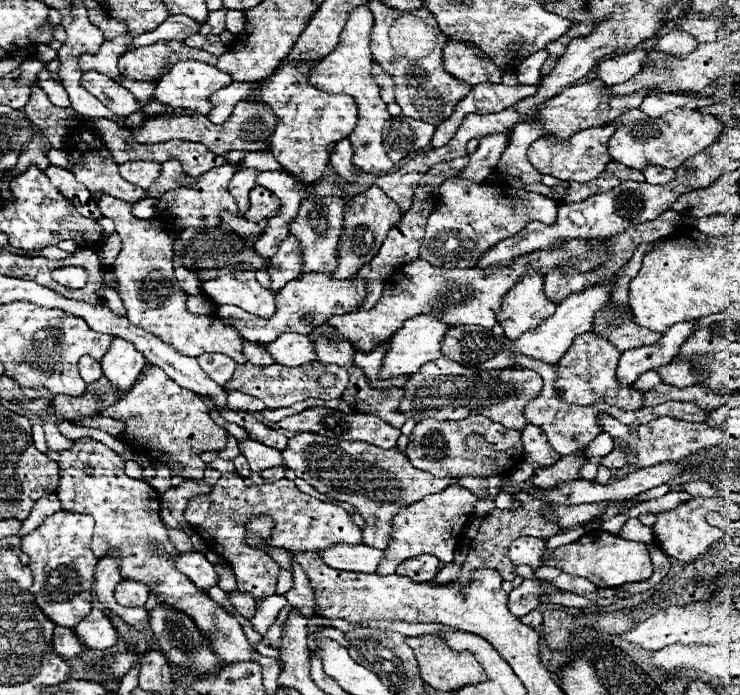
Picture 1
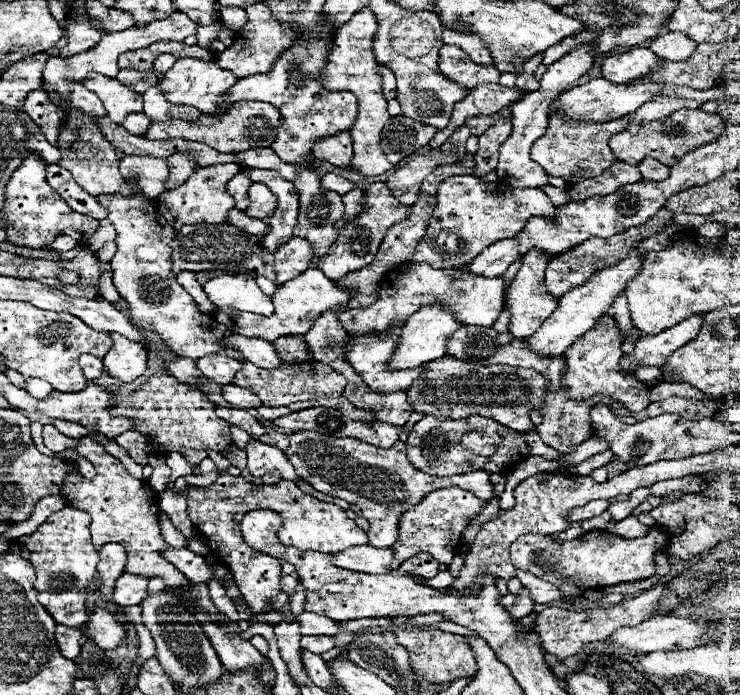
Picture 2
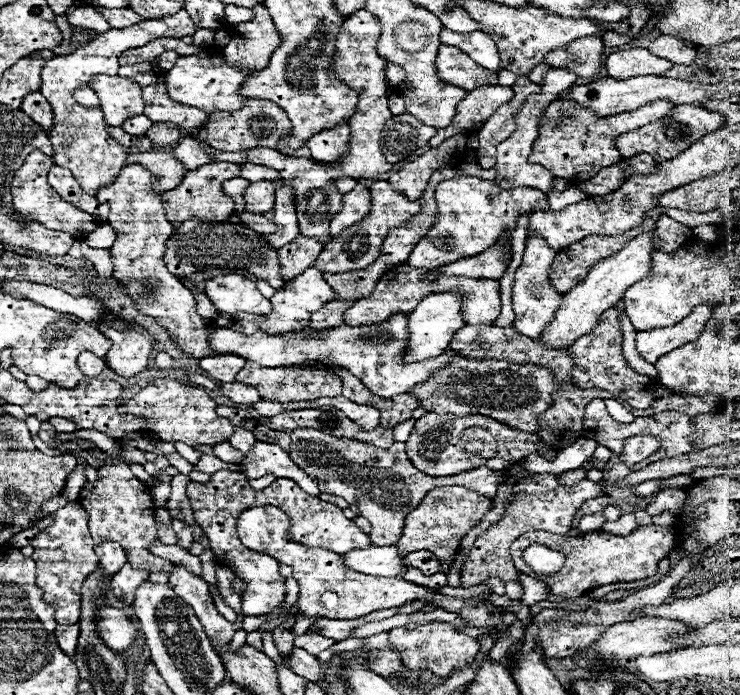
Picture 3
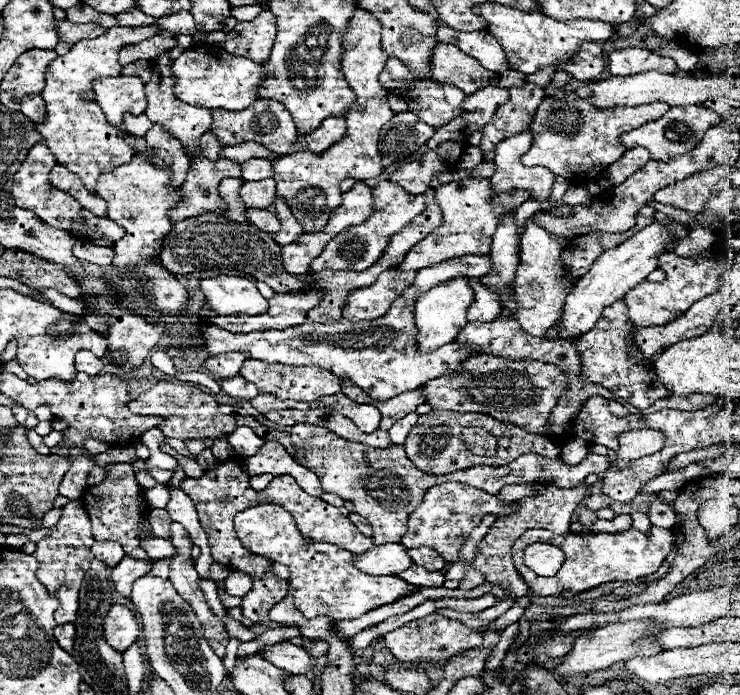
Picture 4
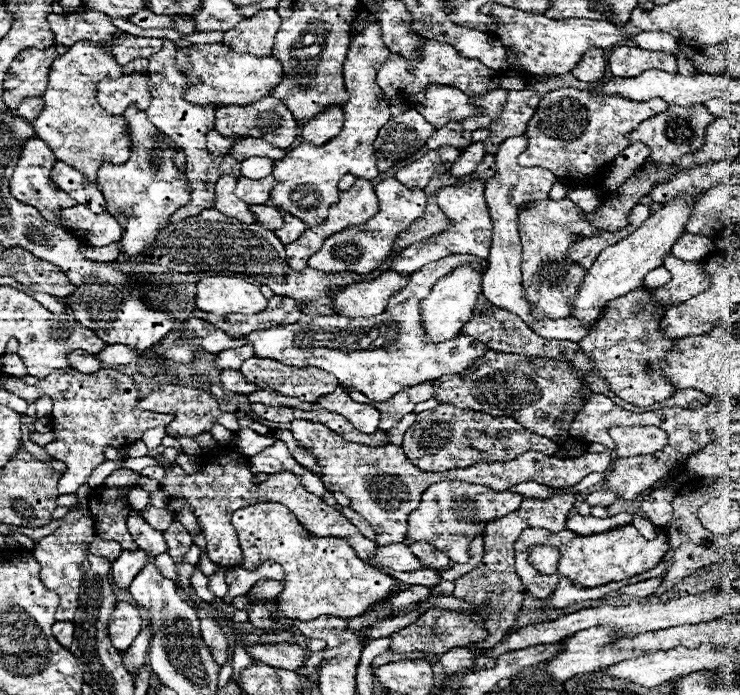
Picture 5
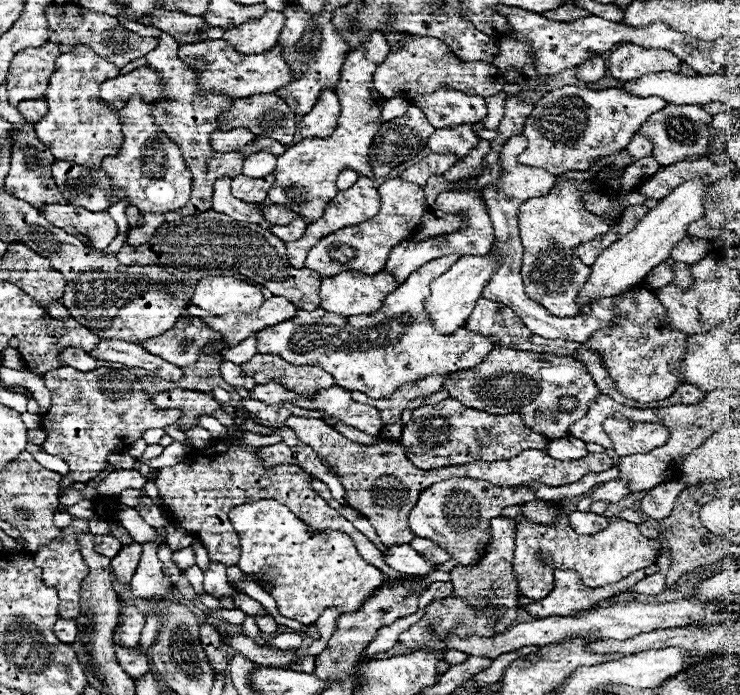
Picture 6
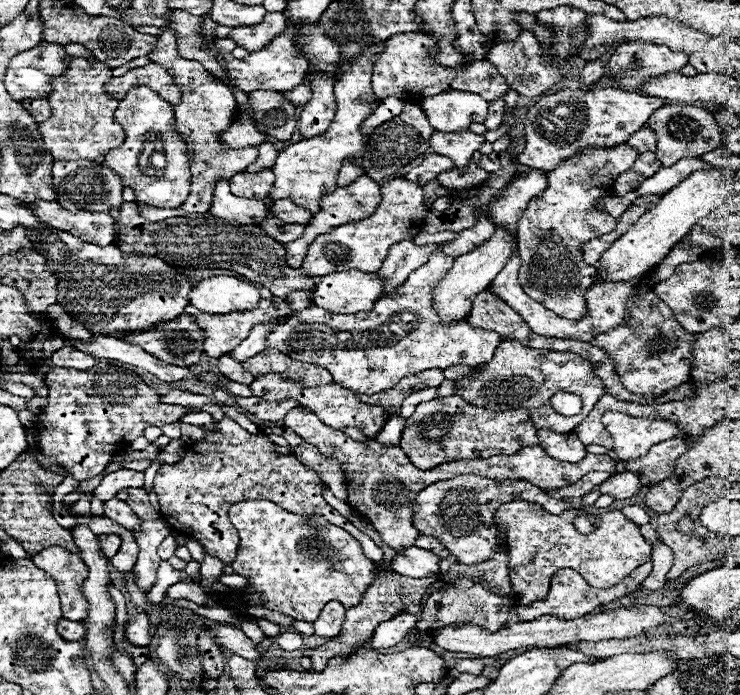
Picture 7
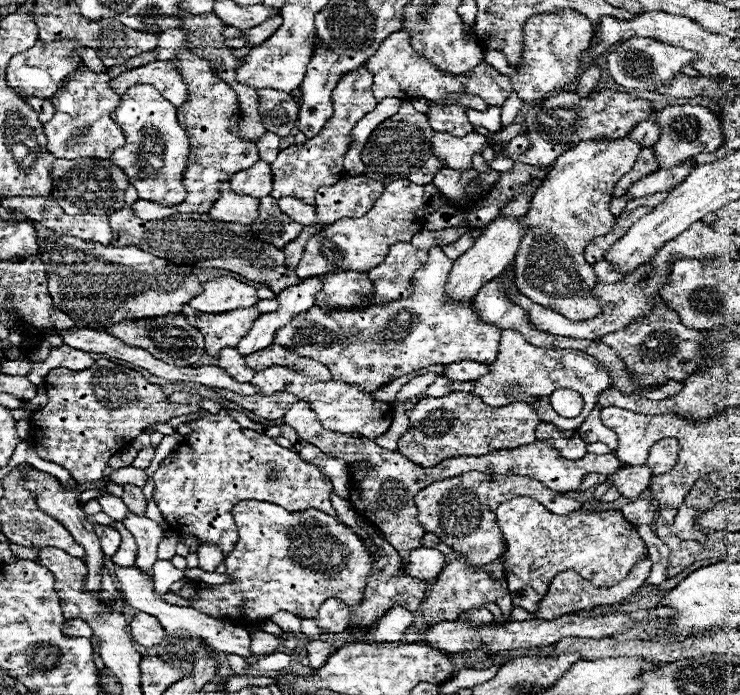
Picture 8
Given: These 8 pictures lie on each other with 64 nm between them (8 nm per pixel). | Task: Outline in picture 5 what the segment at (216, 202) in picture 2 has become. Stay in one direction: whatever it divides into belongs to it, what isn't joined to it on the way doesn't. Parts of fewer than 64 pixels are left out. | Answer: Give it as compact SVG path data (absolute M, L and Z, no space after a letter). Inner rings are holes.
M164 40L162 50L152 54L148 58L148 62L150 62L150 66L148 66L150 74L160 74L160 76L166 78L168 84L172 84L172 90L166 90L166 94L154 98L154 102L148 106L148 118L160 132L164 132L186 154L186 174L188 174L188 180L190 180L192 198L190 198L190 202L186 206L182 206L180 210L176 210L170 216L170 222L180 222L180 220L184 220L188 216L198 216L206 208L212 208L216 178L220 178L224 174L240 176L240 162L230 154L212 156L208 152L206 134L210 130L214 130L214 110L216 110L216 106L210 106L210 104L208 106L198 106L198 104L190 104L190 102L184 100L184 92L188 88L188 78L186 78L184 72L178 70L176 44L172 40Z

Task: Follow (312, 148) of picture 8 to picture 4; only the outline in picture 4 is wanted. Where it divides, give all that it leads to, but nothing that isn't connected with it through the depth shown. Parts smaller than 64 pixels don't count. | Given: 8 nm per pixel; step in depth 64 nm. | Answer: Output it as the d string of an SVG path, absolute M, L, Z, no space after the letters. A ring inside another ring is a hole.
M358 8L352 22L348 24L348 32L344 34L344 54L340 66L346 82L356 94L356 100L352 104L352 118L346 118L344 138L322 154L310 152L306 148L272 160L276 178L276 198L288 204L292 214L304 226L304 232L322 230L324 222L328 222L328 214L336 206L340 206L340 180L348 176L356 180L368 180L384 172L376 142L378 132L394 116L394 112L388 104L388 92L378 82L380 70L384 70L384 62L388 60L388 54L380 46L380 30L380 22L370 12Z

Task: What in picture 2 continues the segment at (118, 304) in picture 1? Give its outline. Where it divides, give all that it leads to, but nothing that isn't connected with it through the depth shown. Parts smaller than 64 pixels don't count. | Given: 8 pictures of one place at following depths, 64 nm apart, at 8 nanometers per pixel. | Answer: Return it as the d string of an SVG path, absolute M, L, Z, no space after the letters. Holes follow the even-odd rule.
M98 260L98 266L100 266L100 294L102 294L102 298L106 298L110 302L118 302L120 294L116 292L114 284L112 284L112 268L110 268L110 262Z

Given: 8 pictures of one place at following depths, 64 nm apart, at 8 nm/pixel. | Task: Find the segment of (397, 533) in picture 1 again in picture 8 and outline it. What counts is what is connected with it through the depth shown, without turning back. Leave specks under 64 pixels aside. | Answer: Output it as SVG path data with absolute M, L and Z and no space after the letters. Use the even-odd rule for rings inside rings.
M466 472L454 478L438 480L414 498L418 506L418 520L424 526L426 532L436 534L442 542L448 542L458 554L464 554L468 562L474 566L492 564L496 558L500 558L506 552L506 540L502 530L498 528L494 510L512 498L518 496L532 496L538 502L544 502L546 508L552 512L570 514L576 510L586 510L592 514L606 512L608 508L602 502L580 502L570 494L548 490L542 482L528 478L528 476L508 476L508 474L482 474L482 472Z

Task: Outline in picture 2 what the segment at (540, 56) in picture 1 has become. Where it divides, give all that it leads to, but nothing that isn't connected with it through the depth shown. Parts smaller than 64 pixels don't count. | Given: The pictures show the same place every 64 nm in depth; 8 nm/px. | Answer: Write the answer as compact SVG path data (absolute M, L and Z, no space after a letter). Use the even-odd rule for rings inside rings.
M530 58L528 60L528 66L516 78L516 88L524 90L526 94L534 92L538 88L538 80L534 78L534 70L538 68L538 64L542 64L542 58Z

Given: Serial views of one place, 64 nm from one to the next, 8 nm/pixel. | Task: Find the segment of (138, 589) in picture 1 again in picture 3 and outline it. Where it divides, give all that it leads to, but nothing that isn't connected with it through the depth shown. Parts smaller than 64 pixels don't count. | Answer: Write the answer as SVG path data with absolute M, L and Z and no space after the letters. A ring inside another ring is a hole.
M126 562L114 576L112 576L112 592L116 594L116 598L120 598L126 604L134 602L134 590L140 582L144 582L144 578L148 578L148 570L138 570L132 568L130 562Z

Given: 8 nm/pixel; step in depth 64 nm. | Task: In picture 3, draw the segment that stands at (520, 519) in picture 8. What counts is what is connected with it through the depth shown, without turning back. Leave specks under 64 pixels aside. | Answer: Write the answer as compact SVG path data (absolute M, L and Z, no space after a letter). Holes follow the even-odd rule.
M650 524L650 526L642 526L642 528L634 530L628 536L612 536L612 534L606 534L606 532L588 532L584 536L558 536L558 534L552 534L552 532L536 530L536 532L528 532L528 534L520 536L518 540L514 540L510 554L512 554L514 566L520 572L544 582L548 586L550 594L564 596L564 598L578 598L578 596L586 594L588 590L594 590L594 588L604 586L604 584L634 582L634 580L644 580L648 576L654 576L656 570L658 570L658 562L662 558L666 558L670 554L670 550L674 550L674 546L676 546L676 536L674 536L672 528ZM530 544L544 544L552 550L564 552L566 554L564 566L552 576L536 574L522 560L522 552Z

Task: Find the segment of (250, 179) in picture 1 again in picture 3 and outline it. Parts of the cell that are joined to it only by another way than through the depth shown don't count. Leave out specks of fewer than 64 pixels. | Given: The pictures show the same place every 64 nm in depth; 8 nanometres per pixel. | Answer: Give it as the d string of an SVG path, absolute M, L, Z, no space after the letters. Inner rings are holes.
M230 178L222 184L224 194L228 194L234 200L234 212L244 212L244 186L248 186L248 180L244 178Z

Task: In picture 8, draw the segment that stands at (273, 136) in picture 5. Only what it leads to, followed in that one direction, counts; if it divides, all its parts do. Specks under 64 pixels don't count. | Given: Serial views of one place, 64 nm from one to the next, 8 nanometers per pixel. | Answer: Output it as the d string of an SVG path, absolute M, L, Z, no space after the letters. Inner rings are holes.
M262 88L258 90L258 96L260 96L260 116L264 128L278 136L288 136L296 124L300 110L294 96L274 88Z

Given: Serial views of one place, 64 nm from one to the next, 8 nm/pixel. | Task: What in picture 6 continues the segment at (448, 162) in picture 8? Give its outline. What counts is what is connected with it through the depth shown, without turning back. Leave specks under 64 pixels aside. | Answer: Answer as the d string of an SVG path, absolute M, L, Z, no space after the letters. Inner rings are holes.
M456 126L456 130L436 130L428 138L428 146L436 154L454 154L458 160L464 158L480 138L472 132L472 126Z

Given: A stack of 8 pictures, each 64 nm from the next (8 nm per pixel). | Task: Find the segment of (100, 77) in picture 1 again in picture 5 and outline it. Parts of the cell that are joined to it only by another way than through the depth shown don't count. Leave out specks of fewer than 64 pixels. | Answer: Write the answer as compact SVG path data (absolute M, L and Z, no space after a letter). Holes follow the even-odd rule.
M126 74L120 78L108 78L98 84L98 102L108 110L108 114L122 114L128 106L136 104L140 110L146 110L152 102L152 94L148 90L150 76L148 74Z

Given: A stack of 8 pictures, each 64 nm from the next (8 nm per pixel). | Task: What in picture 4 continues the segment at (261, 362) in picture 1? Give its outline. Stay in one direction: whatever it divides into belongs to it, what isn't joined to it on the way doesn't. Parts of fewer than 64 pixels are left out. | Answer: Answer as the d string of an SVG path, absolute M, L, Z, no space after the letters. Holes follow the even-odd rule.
M458 256L446 262L434 264L430 268L422 268L416 272L416 280L412 286L400 294L388 312L376 320L360 320L350 322L346 318L334 322L310 322L292 326L288 330L264 330L264 332L250 332L250 334L232 334L228 330L220 330L212 324L200 324L200 334L214 344L220 352L232 350L248 350L250 358L262 362L276 362L288 366L318 366L324 370L332 370L338 378L348 378L356 382L370 398L374 400L390 400L398 396L402 390L414 390L424 386L428 380L438 378L442 374L452 374L460 370L462 362L476 354L468 344L450 342L440 346L434 352L422 354L418 350L418 330L414 322L414 306L420 296L424 296L432 286L454 278L456 274L470 274L480 278L490 274L492 262L490 256Z

